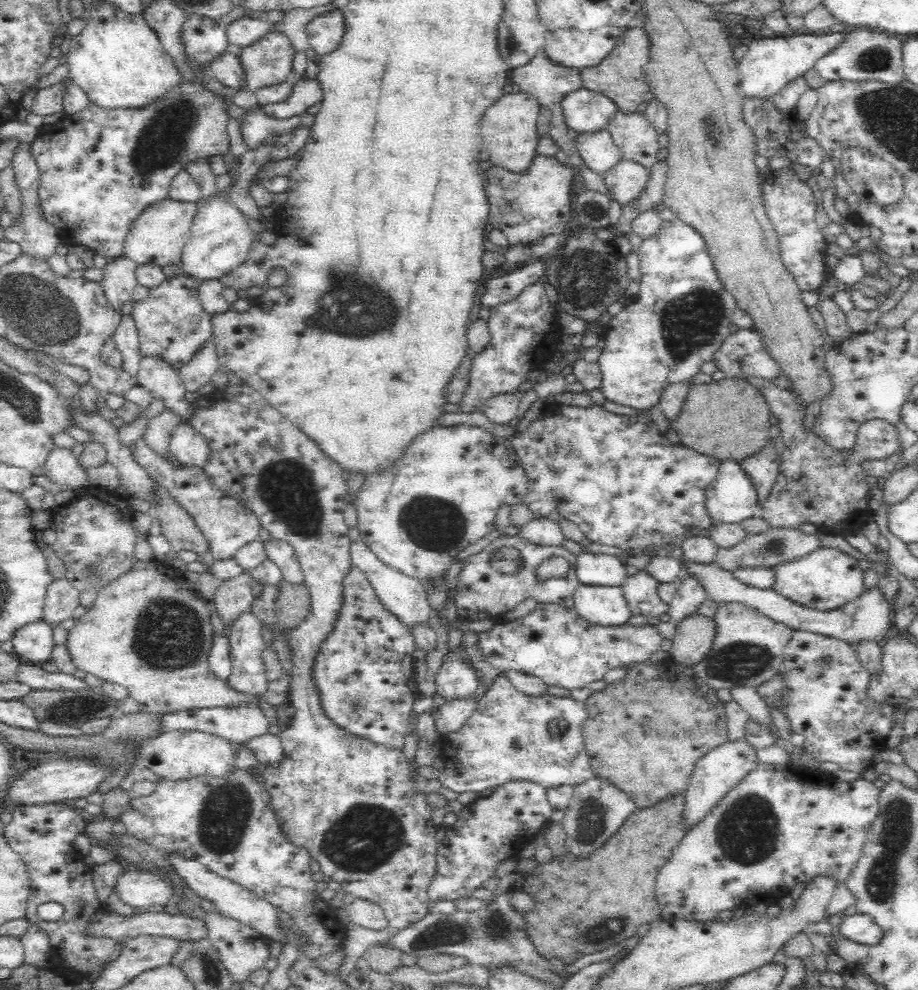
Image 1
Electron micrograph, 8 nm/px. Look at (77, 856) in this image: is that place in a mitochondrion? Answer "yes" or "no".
no

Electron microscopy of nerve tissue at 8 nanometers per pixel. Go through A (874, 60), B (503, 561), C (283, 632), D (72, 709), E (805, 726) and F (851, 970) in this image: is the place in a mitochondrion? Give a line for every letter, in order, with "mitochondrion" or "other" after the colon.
A: mitochondrion
B: mitochondrion
C: other
D: mitochondrion
E: other
F: other

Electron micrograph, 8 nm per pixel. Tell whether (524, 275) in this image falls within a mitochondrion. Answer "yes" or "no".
no

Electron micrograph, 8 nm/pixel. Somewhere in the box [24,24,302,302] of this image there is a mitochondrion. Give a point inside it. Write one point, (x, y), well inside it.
(161, 143)

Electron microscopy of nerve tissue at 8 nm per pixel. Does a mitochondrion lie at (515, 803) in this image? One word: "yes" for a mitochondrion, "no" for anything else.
no

